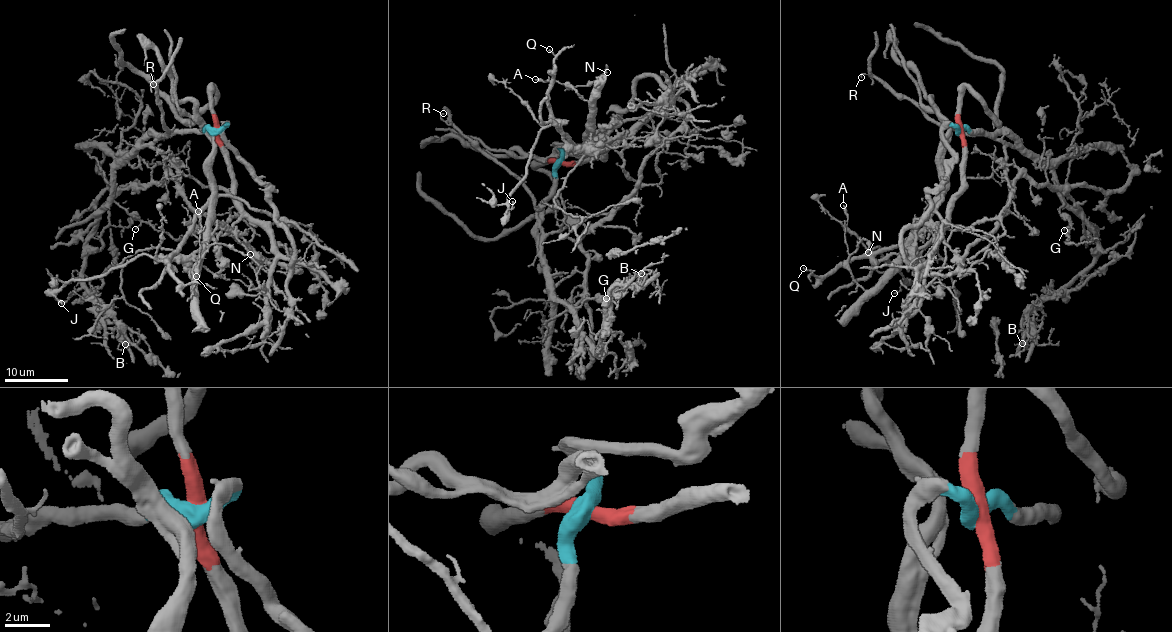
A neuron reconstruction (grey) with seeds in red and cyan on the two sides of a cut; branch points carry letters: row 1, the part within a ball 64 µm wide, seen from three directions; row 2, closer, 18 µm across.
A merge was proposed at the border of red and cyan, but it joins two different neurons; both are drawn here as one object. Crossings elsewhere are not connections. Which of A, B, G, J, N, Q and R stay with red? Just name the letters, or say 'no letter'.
A, J, N, Q

